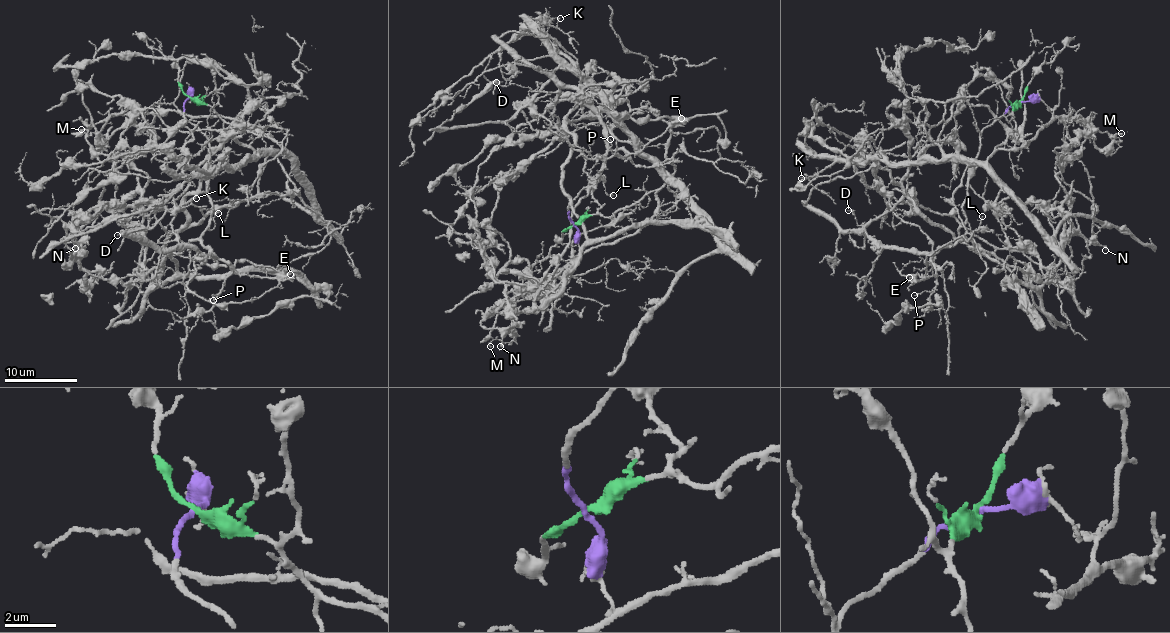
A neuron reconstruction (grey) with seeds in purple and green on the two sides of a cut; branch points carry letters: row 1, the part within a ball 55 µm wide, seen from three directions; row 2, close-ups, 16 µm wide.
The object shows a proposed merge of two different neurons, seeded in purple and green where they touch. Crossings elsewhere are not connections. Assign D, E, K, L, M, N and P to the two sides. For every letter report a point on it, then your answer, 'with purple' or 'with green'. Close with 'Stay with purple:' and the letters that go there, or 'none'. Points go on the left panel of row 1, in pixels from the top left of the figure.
D: (117, 235) | with purple
E: (290, 274) | with purple
K: (196, 198) | with green
L: (218, 213) | with purple
M: (81, 129) | with green
N: (75, 248) | with green
P: (213, 300) | with purple
Stay with purple: D, E, L, P

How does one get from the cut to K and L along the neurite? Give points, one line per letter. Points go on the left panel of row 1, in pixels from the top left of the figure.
K: (189, 98), (210, 106), (233, 124), (270, 137), (280, 148), (190, 177), (174, 205), (189, 204), (196, 198)
L: (189, 98), (183, 106), (185, 117), (208, 140), (208, 198), (212, 204), (209, 230), (215, 225), (218, 212)

